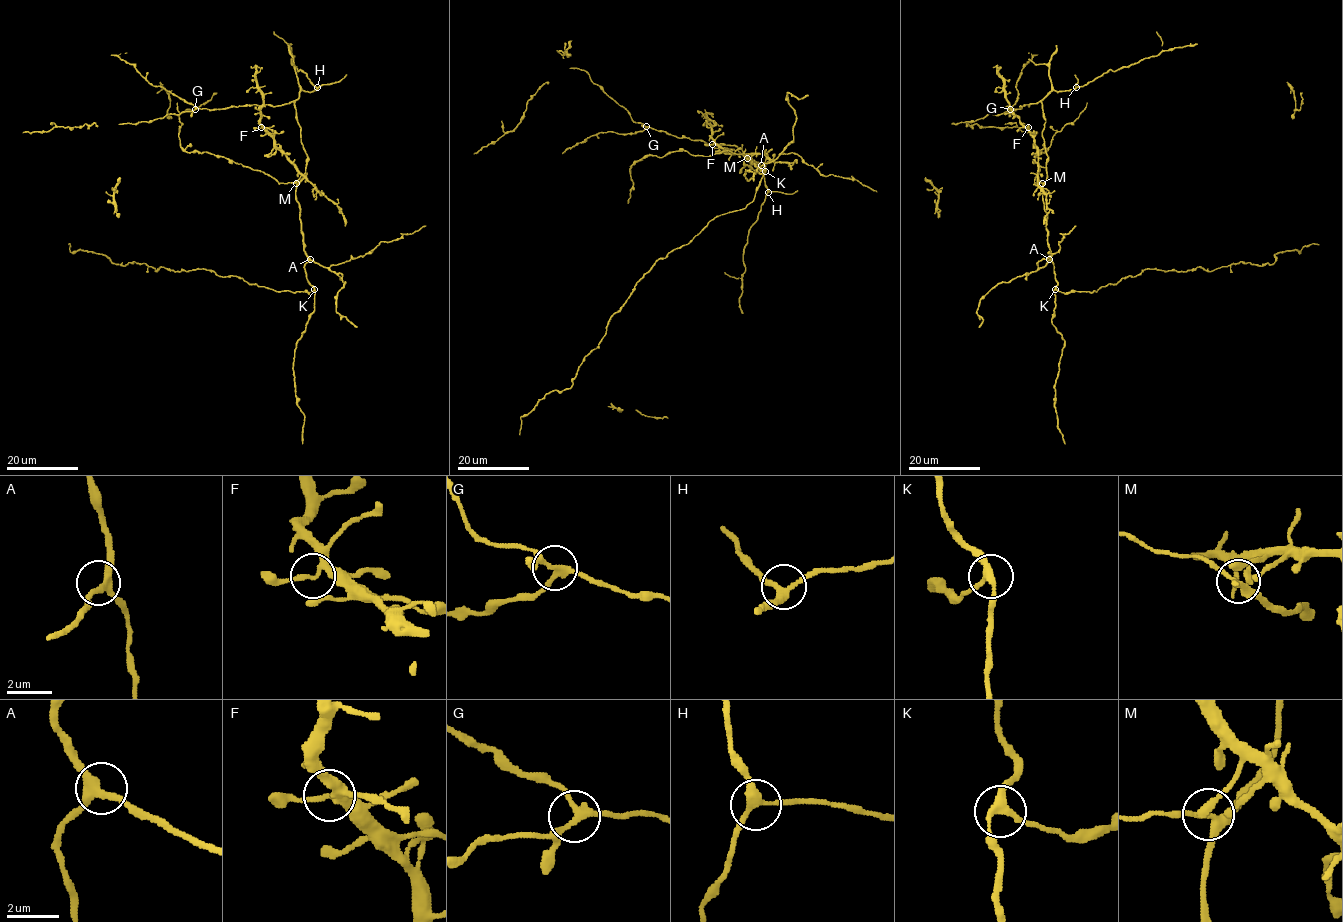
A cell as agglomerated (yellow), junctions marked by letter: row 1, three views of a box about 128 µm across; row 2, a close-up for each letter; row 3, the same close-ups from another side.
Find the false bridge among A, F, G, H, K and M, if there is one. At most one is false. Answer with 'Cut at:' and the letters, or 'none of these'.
Cut at: none of these

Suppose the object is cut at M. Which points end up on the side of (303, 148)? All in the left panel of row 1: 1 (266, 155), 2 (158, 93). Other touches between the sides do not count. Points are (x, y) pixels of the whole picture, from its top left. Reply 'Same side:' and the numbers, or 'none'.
Same side: 1, 2

